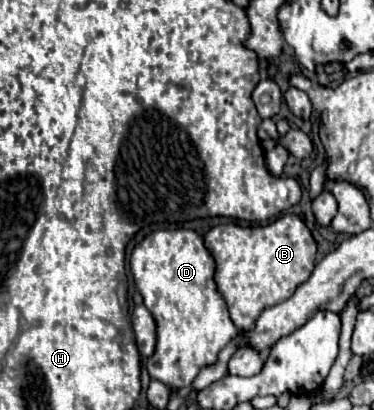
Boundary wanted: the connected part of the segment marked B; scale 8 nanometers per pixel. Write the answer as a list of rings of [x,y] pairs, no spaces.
[[[284,213],[276,221],[258,227],[242,227],[236,223],[216,225],[206,233],[204,241],[218,265],[218,291],[226,299],[232,323],[240,331],[250,329],[266,307],[288,299],[312,275],[316,265],[318,245],[306,223],[294,213]]]

